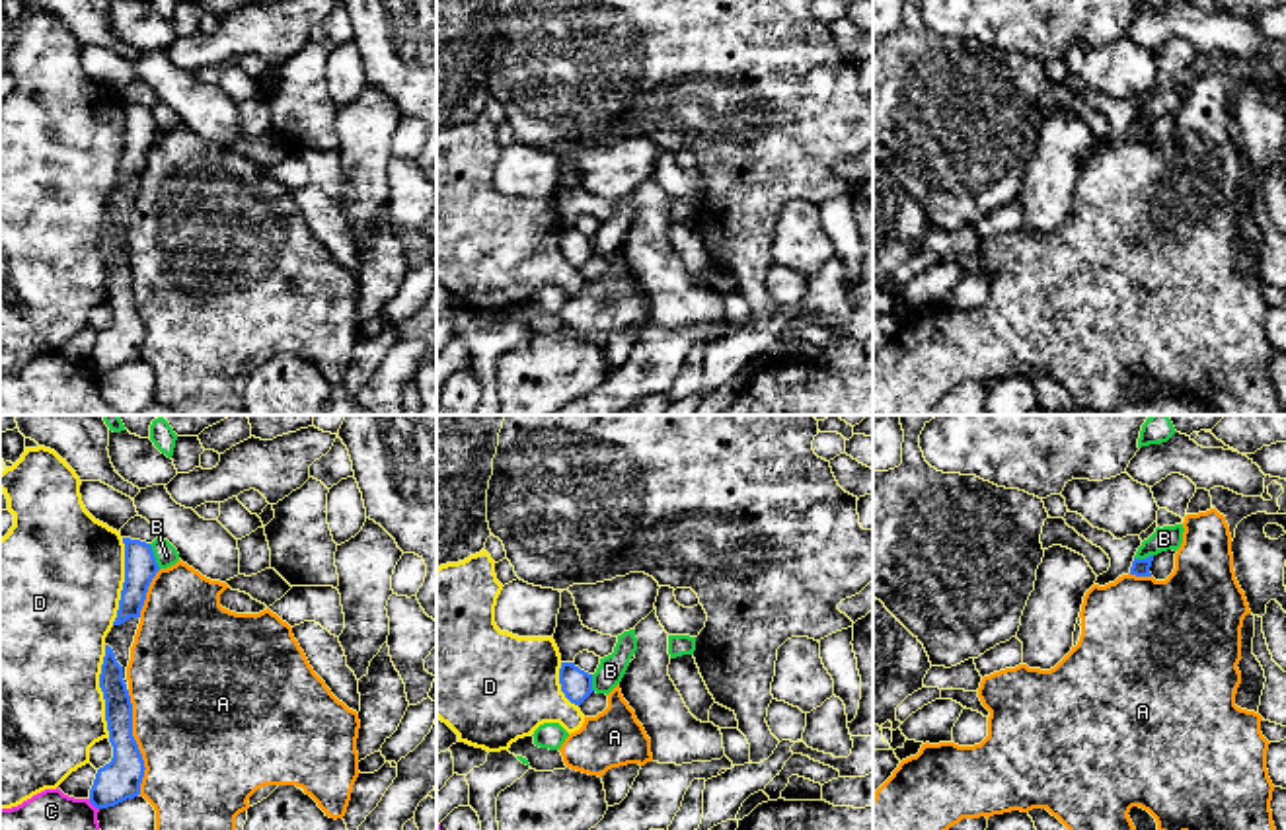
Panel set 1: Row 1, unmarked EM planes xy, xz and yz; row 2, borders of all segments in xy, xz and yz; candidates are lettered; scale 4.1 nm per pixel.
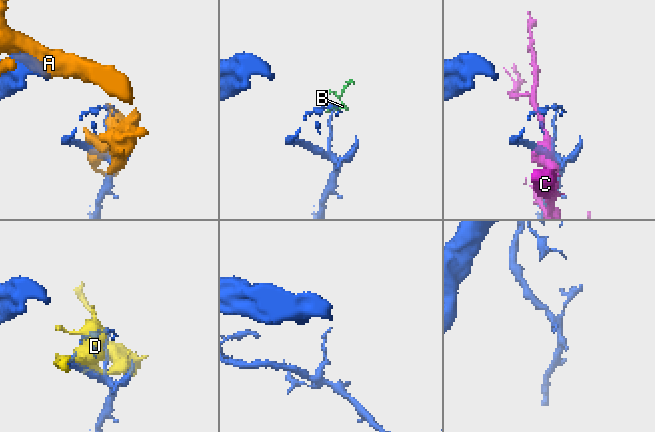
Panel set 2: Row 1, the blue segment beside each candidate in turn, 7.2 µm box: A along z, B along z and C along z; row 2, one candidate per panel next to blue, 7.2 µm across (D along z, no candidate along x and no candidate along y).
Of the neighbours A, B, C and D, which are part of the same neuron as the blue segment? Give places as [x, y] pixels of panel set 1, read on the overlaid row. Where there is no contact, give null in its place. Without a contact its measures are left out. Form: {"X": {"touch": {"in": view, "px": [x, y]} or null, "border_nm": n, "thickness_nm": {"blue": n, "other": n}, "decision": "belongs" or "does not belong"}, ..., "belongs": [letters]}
{"A": {"touch": {"in": "xy", "px": [135, 743]}, "border_nm": 440, "thickness_nm": {"blue": 170, "other": 480}, "decision": "does not belong"}, "B": {"touch": {"in": "xy", "px": [152, 556]}, "border_nm": 120, "thickness_nm": {"blue": 140, "other": 90}, "decision": "does not belong"}, "C": {"touch": {"in": "xy", "px": [94, 805]}, "border_nm": 60, "thickness_nm": {"blue": 170, "other": 170}, "decision": "does not belong"}, "D": {"touch": {"in": "xy", "px": [102, 690]}, "border_nm": 380, "thickness_nm": {"blue": 110, "other": 500}, "decision": "does not belong"}, "belongs": []}

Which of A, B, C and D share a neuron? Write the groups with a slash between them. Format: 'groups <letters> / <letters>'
groups A / B / C / D

